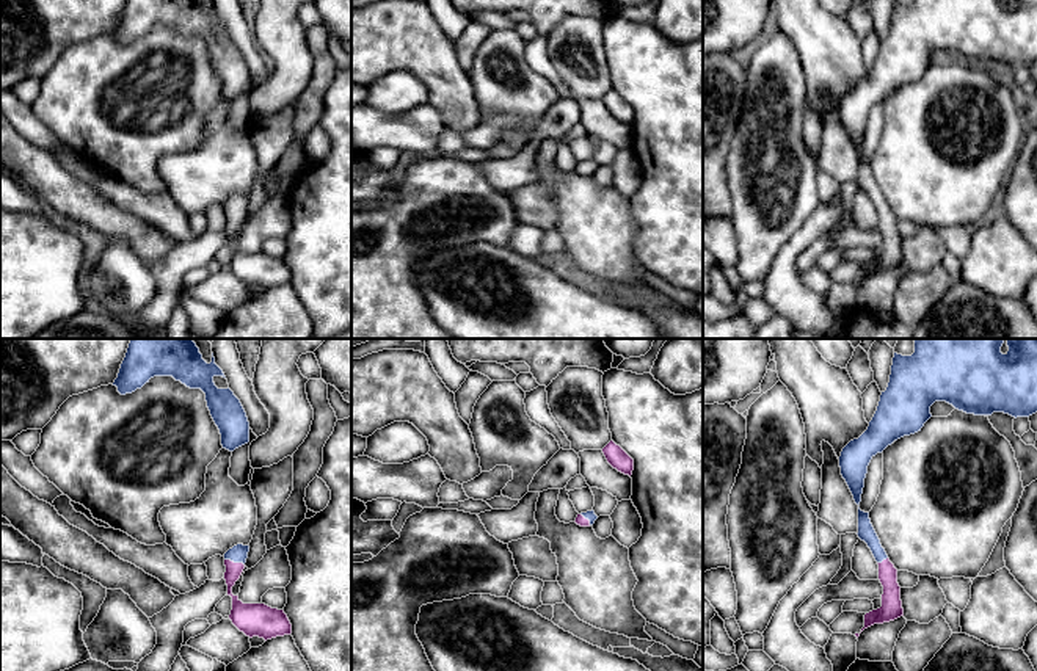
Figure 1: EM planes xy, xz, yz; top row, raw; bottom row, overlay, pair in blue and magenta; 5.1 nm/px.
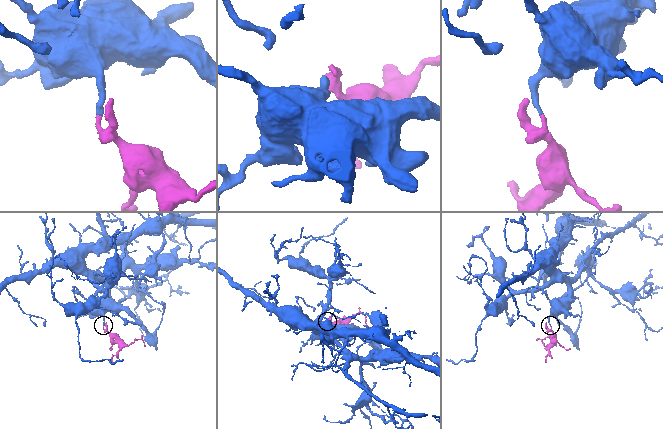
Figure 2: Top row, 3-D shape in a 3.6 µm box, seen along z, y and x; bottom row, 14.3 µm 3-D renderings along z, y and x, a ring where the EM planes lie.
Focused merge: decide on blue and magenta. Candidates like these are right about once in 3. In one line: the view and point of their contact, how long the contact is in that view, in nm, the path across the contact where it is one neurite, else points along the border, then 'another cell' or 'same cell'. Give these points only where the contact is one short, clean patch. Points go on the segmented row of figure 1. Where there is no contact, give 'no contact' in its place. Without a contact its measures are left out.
meets blue in xy at (234, 562); contact 110 nm long; runs through xy (239, 554), (234, 562), (232, 573); same cell

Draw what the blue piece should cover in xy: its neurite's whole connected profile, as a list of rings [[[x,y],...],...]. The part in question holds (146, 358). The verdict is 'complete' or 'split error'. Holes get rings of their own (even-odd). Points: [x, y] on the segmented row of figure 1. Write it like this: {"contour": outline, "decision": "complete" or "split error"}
{"contour": [[[132,339],[113,386],[126,395],[154,376],[173,376],[206,394],[223,448],[234,452],[249,442],[249,422],[240,400],[229,387],[218,389],[213,383],[215,376],[226,378],[215,364],[213,353],[207,364],[191,339]]], "decision": "complete"}

